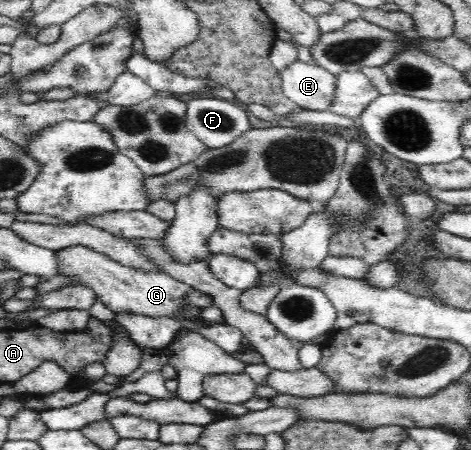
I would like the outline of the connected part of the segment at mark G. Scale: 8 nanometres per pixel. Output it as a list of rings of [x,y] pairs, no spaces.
[[[74,245],[57,252],[59,275],[50,282],[38,283],[35,291],[38,295],[54,292],[70,283],[77,283],[92,289],[102,304],[116,316],[119,313],[134,313],[152,318],[174,318],[185,306],[196,308],[212,307],[214,302],[210,296],[181,283],[165,272],[152,274],[128,268],[108,256],[100,254],[89,247]]]

